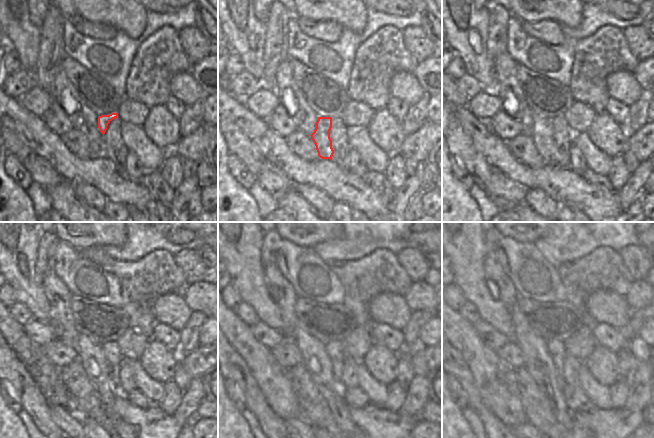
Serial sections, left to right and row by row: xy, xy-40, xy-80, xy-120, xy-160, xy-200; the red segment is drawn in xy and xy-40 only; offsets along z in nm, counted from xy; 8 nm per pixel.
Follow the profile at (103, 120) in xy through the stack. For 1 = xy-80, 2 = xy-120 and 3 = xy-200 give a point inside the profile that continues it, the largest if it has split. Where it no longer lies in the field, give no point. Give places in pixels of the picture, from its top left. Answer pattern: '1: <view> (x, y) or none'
1: xy-80 (541, 131)
2: xy-120 (90, 354)
3: xy-200 (537, 360)

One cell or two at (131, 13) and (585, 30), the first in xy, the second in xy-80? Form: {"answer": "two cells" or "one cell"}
{"answer": "two cells"}

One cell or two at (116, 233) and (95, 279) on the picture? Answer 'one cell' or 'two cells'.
two cells

